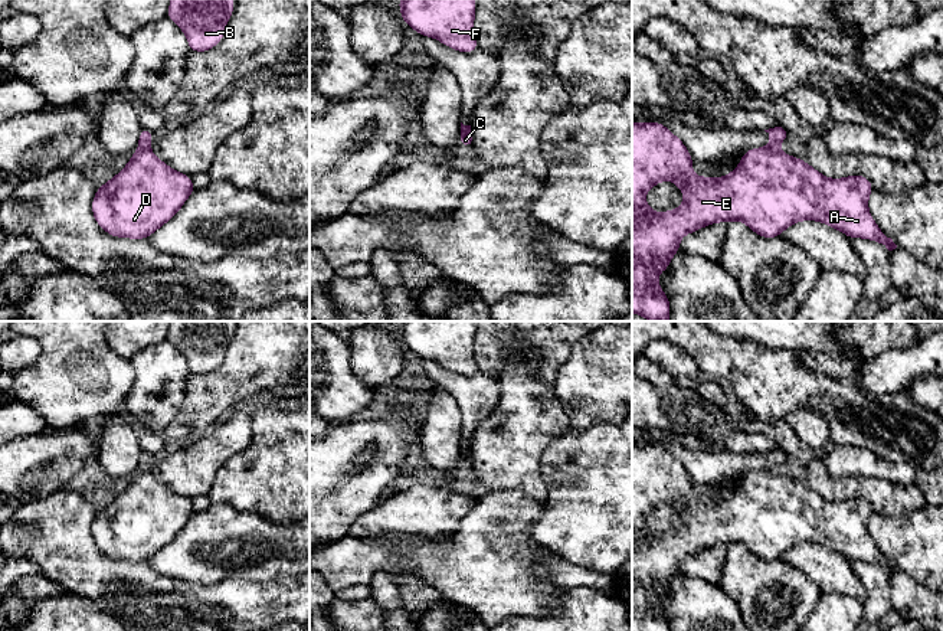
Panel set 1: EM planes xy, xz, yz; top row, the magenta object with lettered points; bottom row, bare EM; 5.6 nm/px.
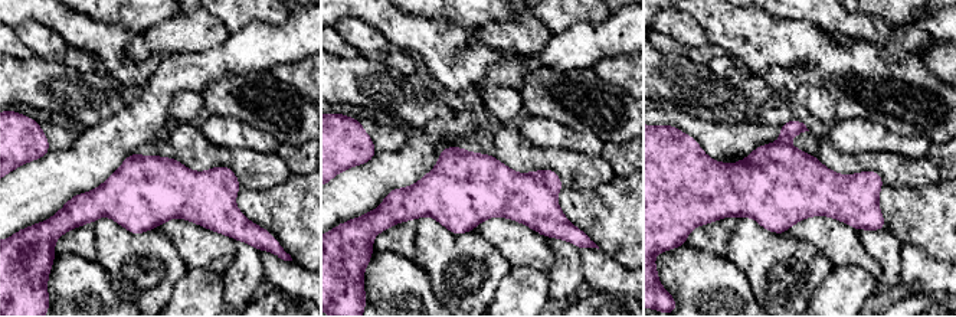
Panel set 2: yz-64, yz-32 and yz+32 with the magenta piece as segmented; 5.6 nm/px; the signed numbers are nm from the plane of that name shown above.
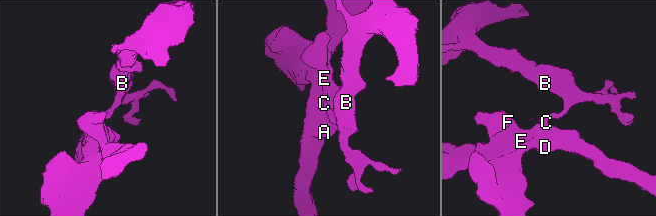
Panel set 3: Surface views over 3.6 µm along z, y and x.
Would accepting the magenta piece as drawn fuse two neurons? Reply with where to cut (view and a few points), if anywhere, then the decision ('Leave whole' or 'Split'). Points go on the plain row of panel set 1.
Split along yz (776, 467), (768, 470). Split

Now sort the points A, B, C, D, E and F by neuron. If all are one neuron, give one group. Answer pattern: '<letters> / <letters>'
A C D E F / B

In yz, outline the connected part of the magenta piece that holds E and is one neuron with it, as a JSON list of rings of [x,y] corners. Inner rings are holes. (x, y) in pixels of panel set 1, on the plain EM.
[[[632,444],[632,631],[671,631],[668,618],[658,608],[658,596],[669,591],[684,558],[716,545],[741,543],[754,556],[773,562],[796,545],[818,543],[851,562],[877,563],[893,573],[897,568],[880,553],[868,534],[872,513],[862,497],[828,501],[806,483],[785,477],[777,468],[744,474],[737,491],[727,498],[694,498],[685,467],[662,445]],[[665,501],[684,514],[684,526],[675,533],[655,536],[645,524],[645,516]]]

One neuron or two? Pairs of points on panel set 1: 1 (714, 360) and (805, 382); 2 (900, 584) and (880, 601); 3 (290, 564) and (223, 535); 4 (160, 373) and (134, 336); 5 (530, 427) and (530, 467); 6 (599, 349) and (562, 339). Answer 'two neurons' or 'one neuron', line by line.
1: one neuron
2: two neurons
3: one neuron
4: two neurons
5: one neuron
6: two neurons

